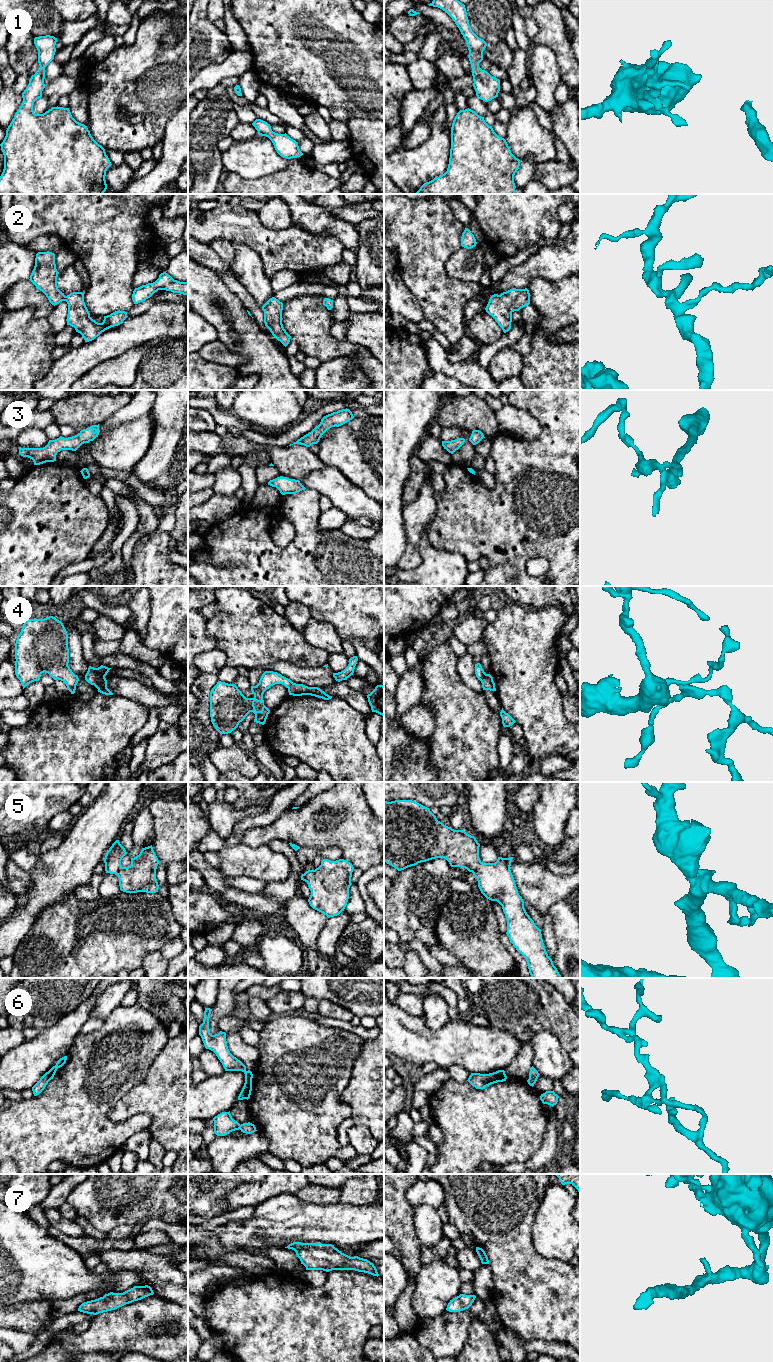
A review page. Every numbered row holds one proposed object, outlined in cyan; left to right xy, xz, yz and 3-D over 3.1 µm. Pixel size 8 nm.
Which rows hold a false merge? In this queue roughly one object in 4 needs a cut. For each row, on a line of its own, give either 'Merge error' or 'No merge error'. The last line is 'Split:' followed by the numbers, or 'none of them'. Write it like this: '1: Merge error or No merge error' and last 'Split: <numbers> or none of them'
1: No merge error
2: No merge error
3: No merge error
4: Merge error
5: No merge error
6: Merge error
7: No merge error
Split: 4, 6

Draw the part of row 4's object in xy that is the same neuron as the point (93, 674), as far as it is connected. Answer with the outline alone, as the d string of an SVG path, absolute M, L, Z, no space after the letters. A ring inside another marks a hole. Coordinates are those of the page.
M103 665L98 668L89 666L88 671L85 675L85 680L91 685L93 685L99 677L106 676L110 669L111 668L108 668Z

